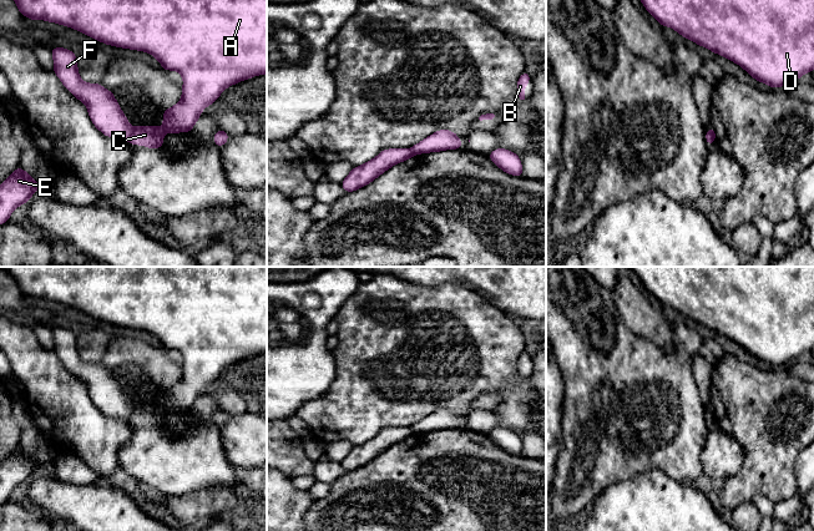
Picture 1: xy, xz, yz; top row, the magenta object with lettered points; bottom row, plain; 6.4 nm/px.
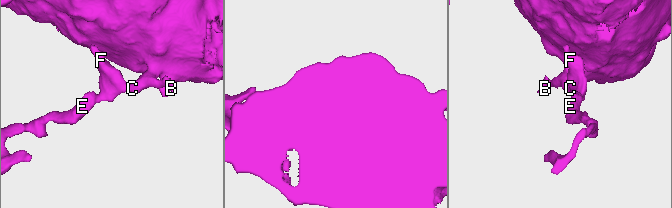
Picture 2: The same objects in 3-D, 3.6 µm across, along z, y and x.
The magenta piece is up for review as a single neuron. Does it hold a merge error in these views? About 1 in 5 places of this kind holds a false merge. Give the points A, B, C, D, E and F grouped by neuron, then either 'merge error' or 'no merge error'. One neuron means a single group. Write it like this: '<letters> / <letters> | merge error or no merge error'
A B C D / E F | merge error

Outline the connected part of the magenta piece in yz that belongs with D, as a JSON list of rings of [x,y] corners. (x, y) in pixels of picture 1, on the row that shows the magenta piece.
[[[641,0],[643,6],[652,14],[661,26],[669,26],[684,39],[729,59],[743,67],[754,80],[770,87],[782,87],[798,81],[803,74],[814,70],[814,0]]]

